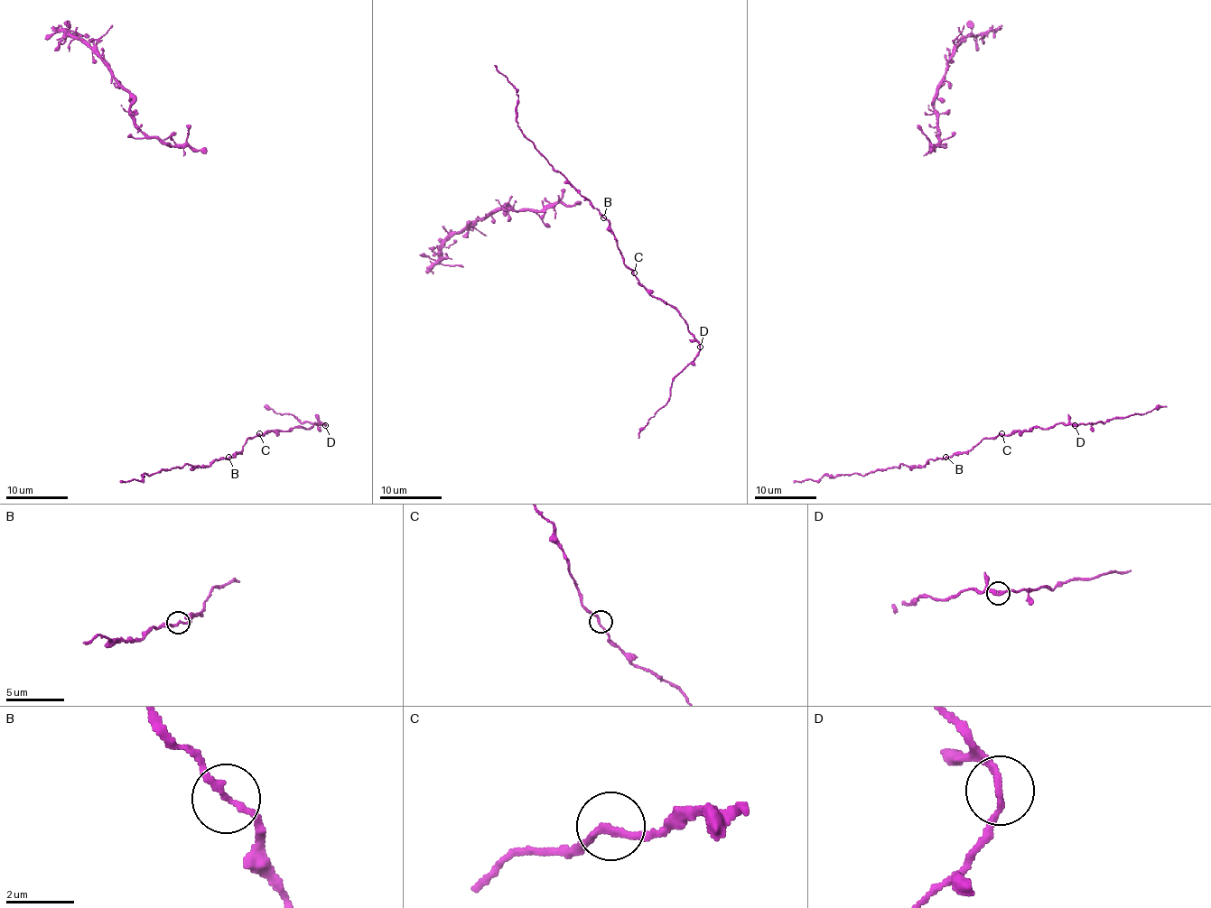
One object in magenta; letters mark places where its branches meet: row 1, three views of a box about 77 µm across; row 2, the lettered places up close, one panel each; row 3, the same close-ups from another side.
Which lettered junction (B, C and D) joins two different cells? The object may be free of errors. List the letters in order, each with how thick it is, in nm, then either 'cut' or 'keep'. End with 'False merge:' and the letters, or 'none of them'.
B: 190 nm | keep
C: 190 nm | keep
D: 190 nm | keep
False merge: none of them

